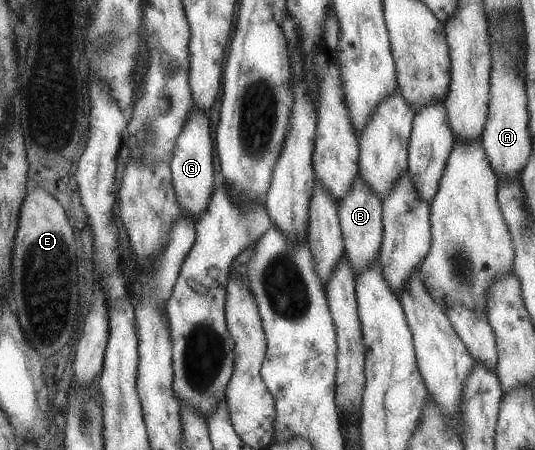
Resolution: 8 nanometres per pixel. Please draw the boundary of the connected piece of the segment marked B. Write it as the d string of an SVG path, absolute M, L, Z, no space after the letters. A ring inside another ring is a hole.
M357 176L351 189L338 201L337 215L342 233L343 254L356 276L356 273L366 270L378 258L381 243L381 202Z

